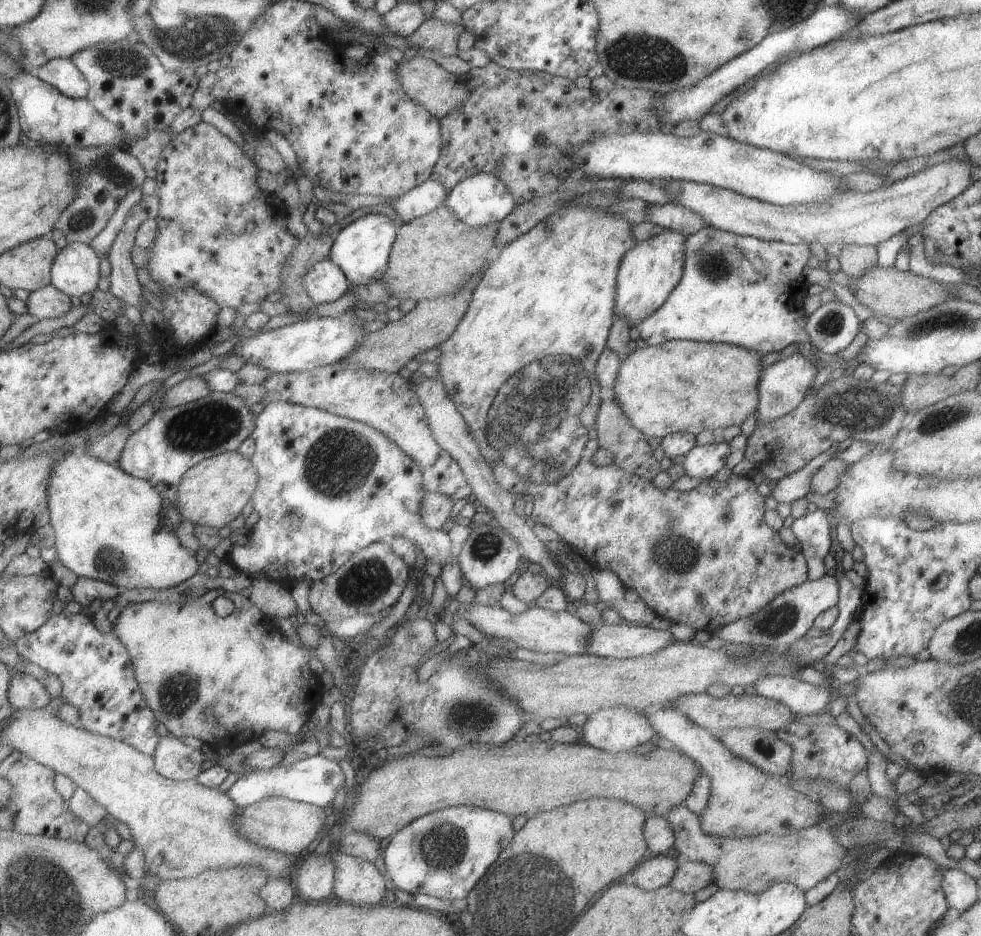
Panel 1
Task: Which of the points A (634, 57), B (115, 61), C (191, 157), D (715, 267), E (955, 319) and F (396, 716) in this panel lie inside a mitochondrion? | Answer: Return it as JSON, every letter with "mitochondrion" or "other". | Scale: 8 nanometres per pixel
{"A":"mitochondrion","B":"mitochondrion","C":"other","D":"mitochondrion","E":"mitochondrion","F":"other"}

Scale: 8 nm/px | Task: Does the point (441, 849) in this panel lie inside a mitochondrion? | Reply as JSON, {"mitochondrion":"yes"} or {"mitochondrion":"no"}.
{"mitochondrion":"yes"}

